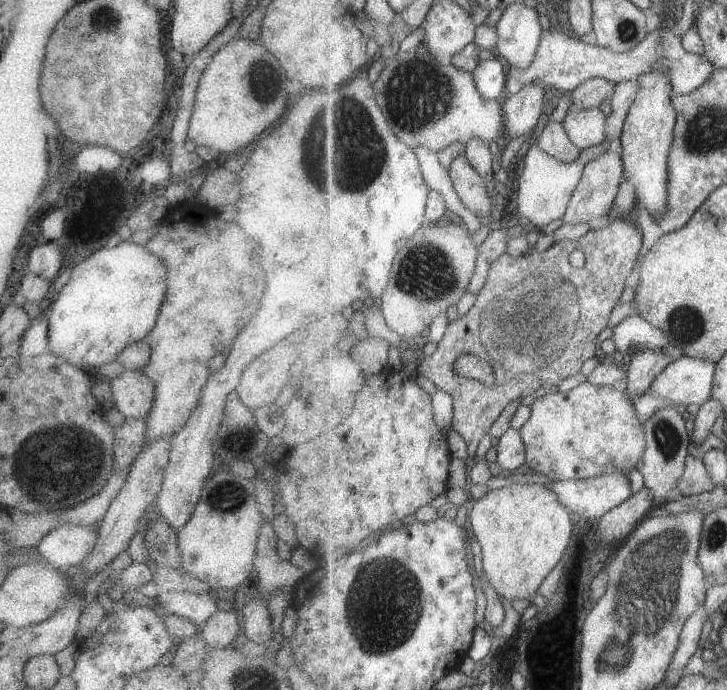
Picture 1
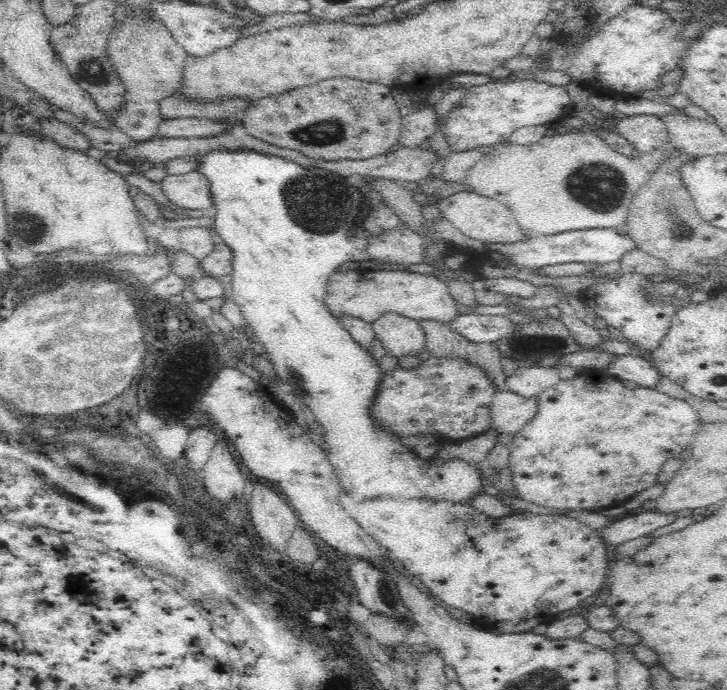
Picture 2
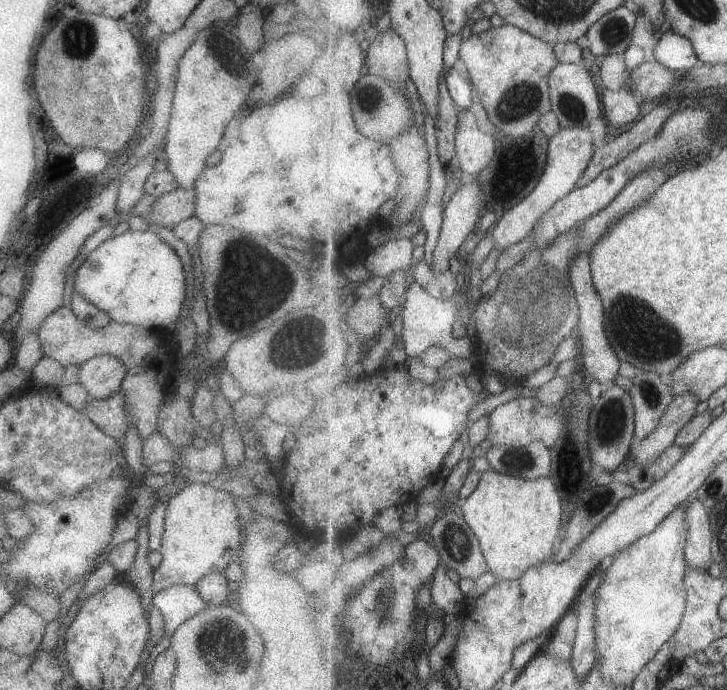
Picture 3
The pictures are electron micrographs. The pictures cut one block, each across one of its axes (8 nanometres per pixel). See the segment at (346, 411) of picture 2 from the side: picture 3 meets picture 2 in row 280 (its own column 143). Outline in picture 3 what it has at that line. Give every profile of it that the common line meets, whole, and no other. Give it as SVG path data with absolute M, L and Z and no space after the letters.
M127 231L109 237L87 254L72 286L79 296L104 312L113 323L150 331L173 330L185 300L183 268L177 253L153 231Z

